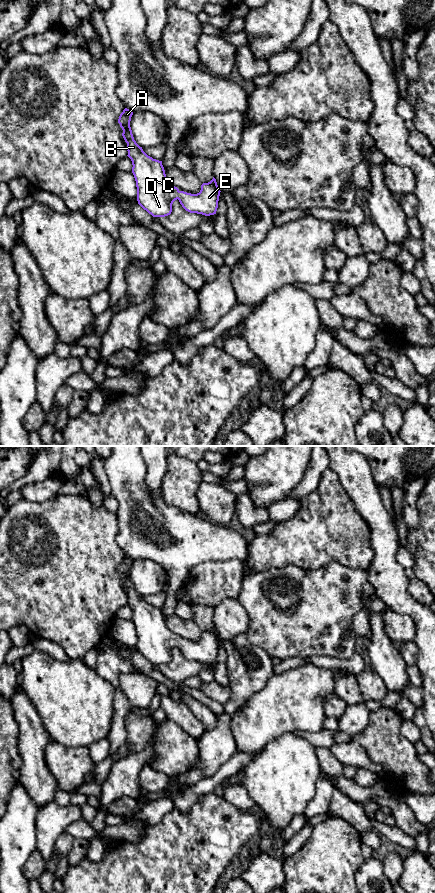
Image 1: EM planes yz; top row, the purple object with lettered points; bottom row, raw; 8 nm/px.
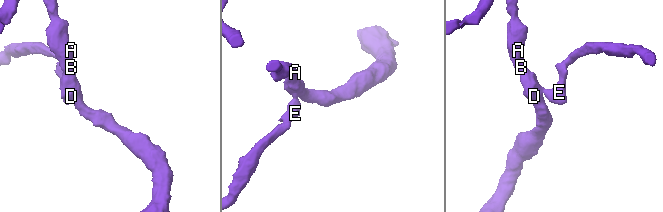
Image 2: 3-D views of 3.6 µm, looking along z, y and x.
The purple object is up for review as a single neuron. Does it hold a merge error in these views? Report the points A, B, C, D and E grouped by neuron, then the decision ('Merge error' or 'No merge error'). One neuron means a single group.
Groups: A B C D E. No merge error

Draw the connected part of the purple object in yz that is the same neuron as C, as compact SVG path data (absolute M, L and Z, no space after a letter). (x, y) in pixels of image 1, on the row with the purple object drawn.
M125 108L119 116L118 123L127 143L127 156L133 165L132 173L136 181L138 204L153 217L170 215L172 204L177 199L190 213L205 216L216 214L221 192L216 179L213 177L210 182L203 183L197 194L180 191L168 181L162 161L148 156L134 140L130 127L132 115L133 112Z

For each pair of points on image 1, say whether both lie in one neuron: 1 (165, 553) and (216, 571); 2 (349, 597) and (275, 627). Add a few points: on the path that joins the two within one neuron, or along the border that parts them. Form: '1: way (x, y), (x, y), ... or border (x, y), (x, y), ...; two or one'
1: border (221, 560), (207, 560), (196, 564), (183, 582); two
2: way (331, 597), (327, 598), (310, 612), (293, 613); one

